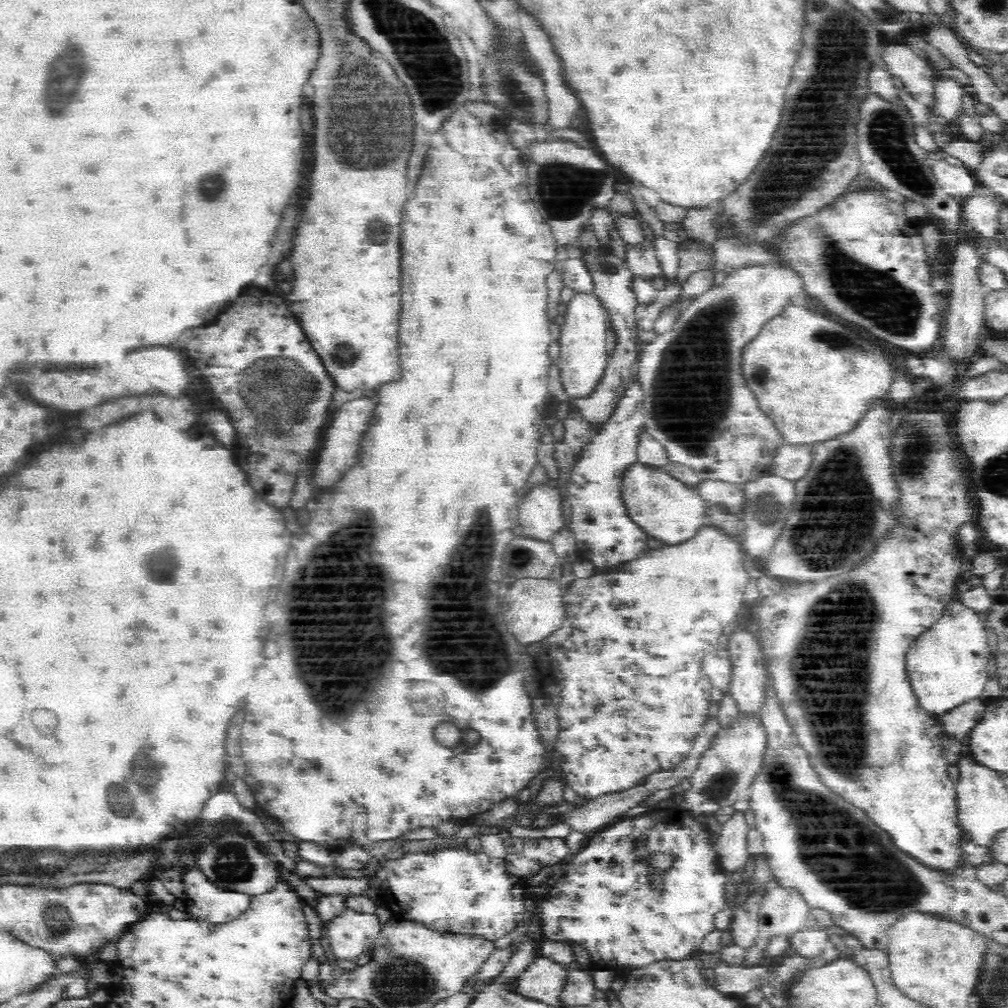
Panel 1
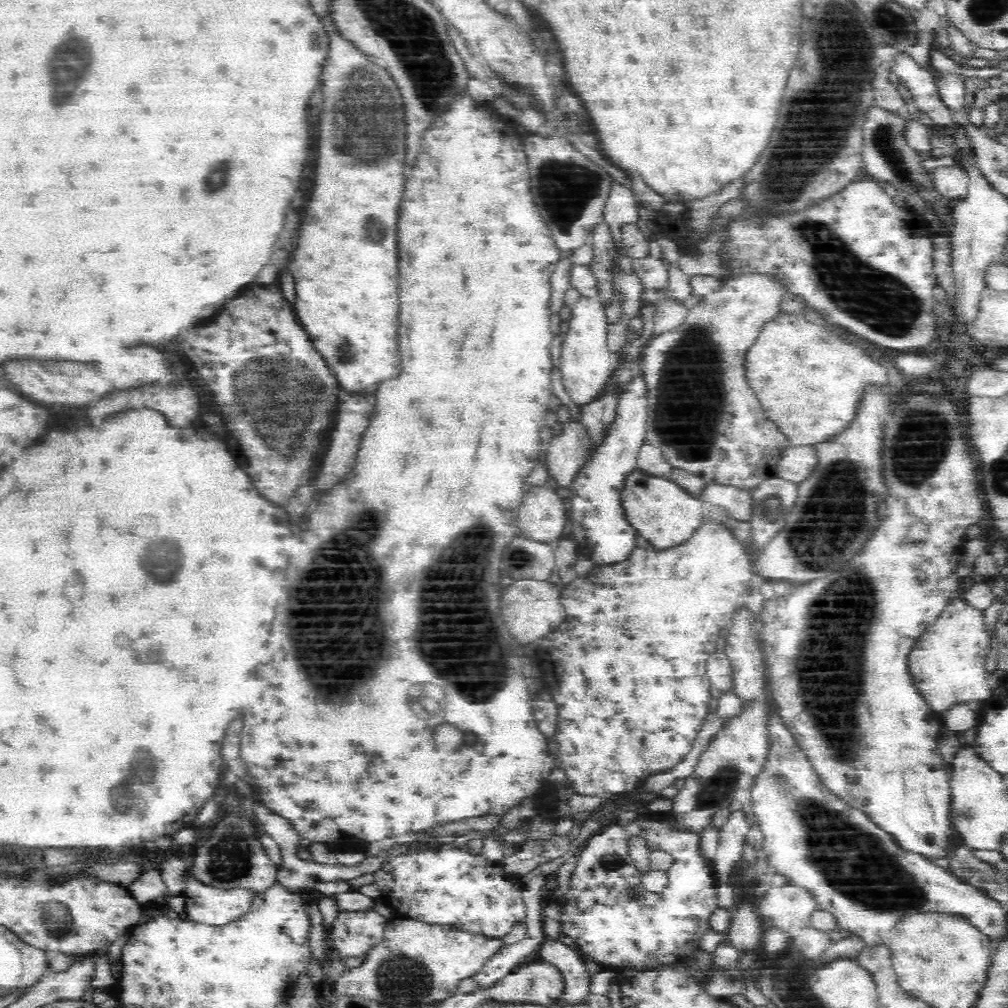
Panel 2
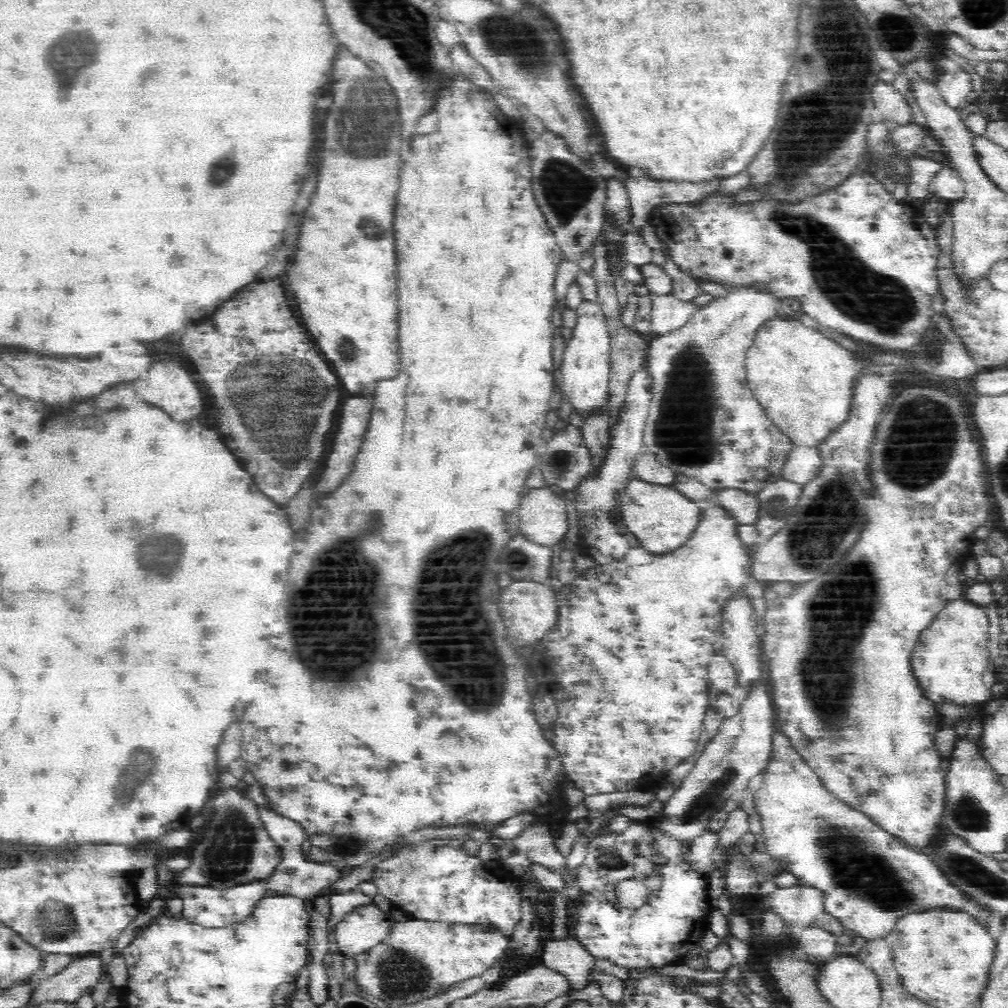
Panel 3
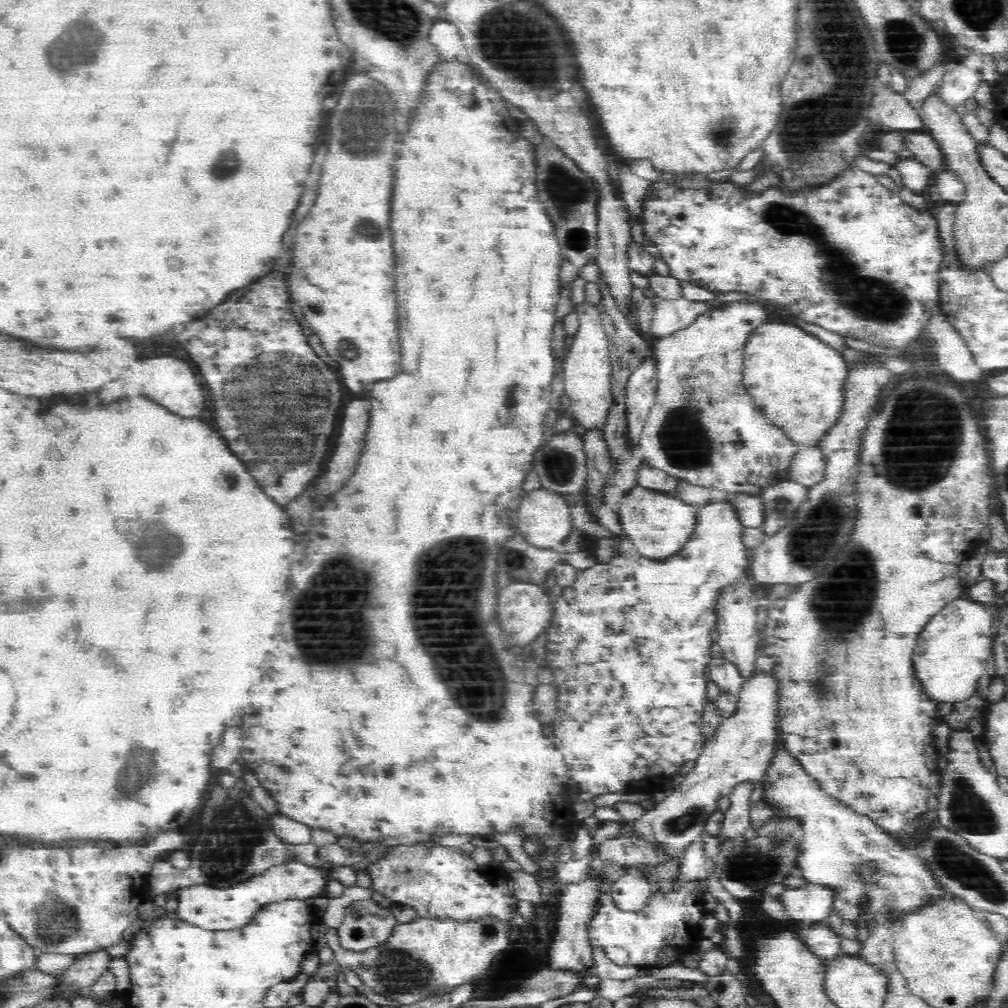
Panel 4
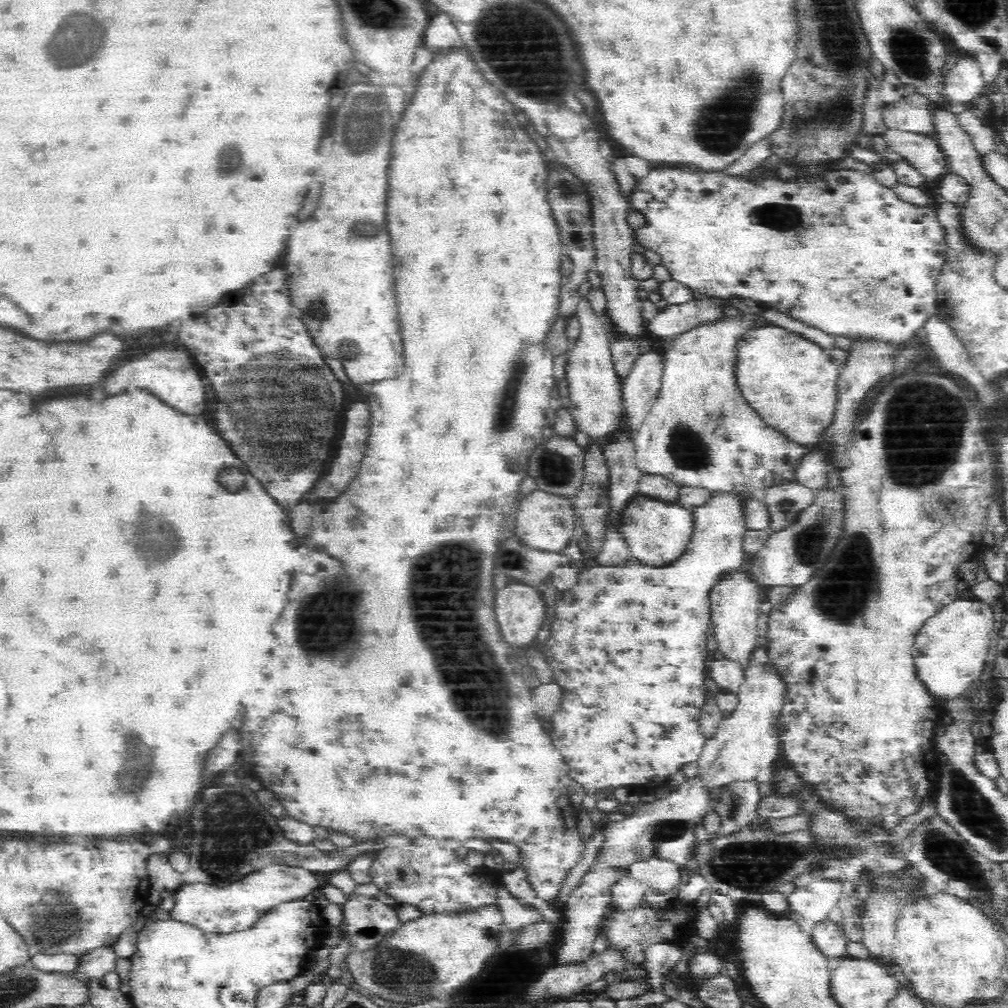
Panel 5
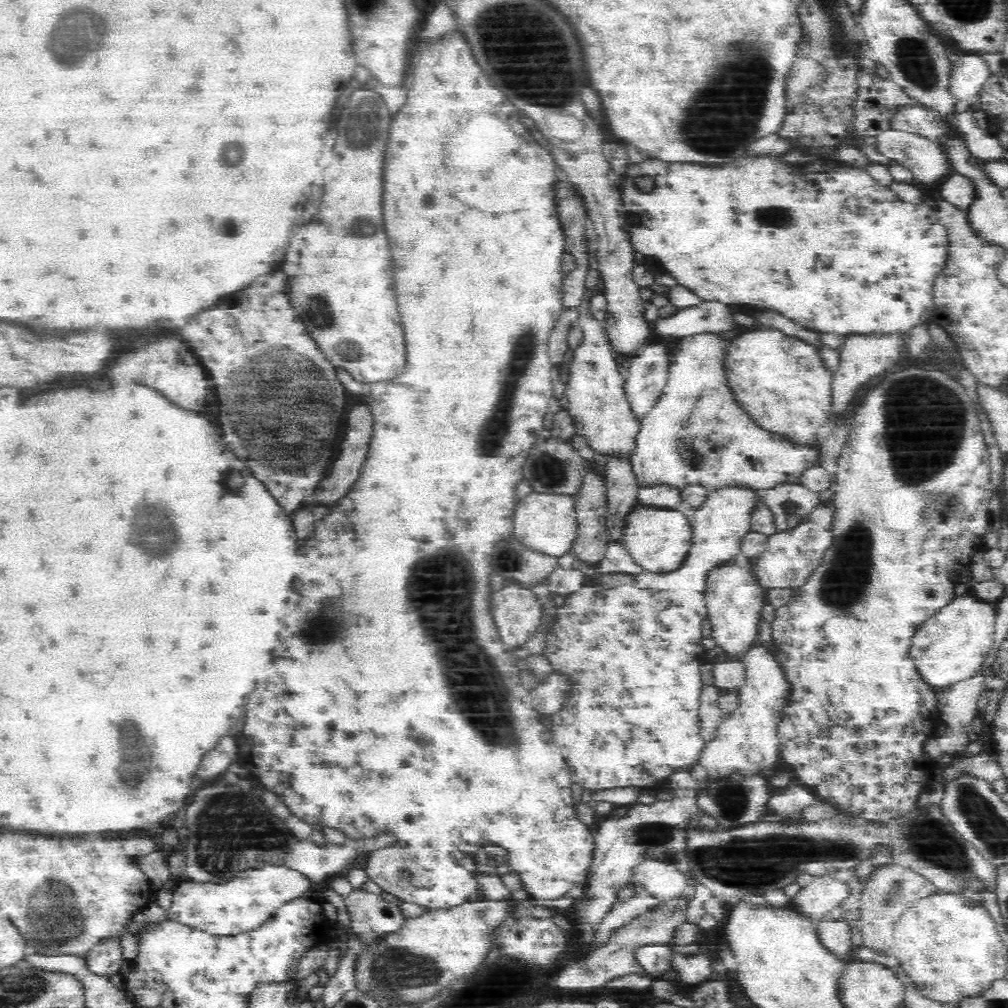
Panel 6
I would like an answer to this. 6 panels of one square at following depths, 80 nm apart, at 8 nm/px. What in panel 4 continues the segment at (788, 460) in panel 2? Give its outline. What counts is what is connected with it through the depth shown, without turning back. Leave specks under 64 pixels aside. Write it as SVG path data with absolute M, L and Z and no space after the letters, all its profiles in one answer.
M802 447L793 458L789 481L798 482L806 487L818 486L826 478L825 458L817 447Z

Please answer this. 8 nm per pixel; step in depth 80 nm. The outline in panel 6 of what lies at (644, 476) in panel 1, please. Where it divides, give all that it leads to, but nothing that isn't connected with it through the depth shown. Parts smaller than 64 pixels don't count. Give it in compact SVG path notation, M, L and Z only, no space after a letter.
M636 506L628 514L623 534L623 549L645 573L670 574L682 568L693 546L688 519L678 511Z

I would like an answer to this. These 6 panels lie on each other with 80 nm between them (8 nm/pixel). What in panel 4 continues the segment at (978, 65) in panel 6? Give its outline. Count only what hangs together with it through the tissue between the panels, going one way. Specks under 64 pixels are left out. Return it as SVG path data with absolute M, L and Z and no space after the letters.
M962 62L954 63L941 72L936 94L951 107L963 105L974 98L982 80L980 70L970 70Z

